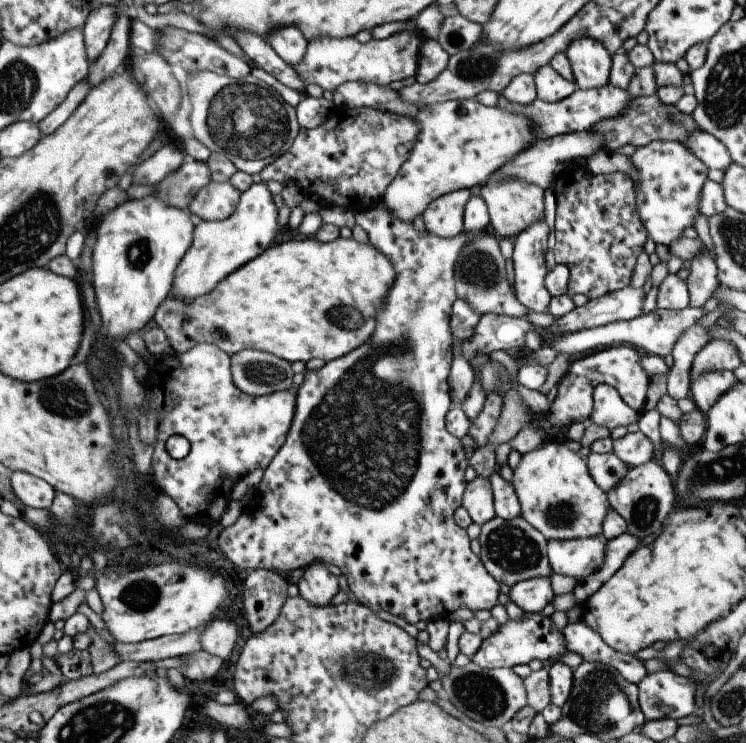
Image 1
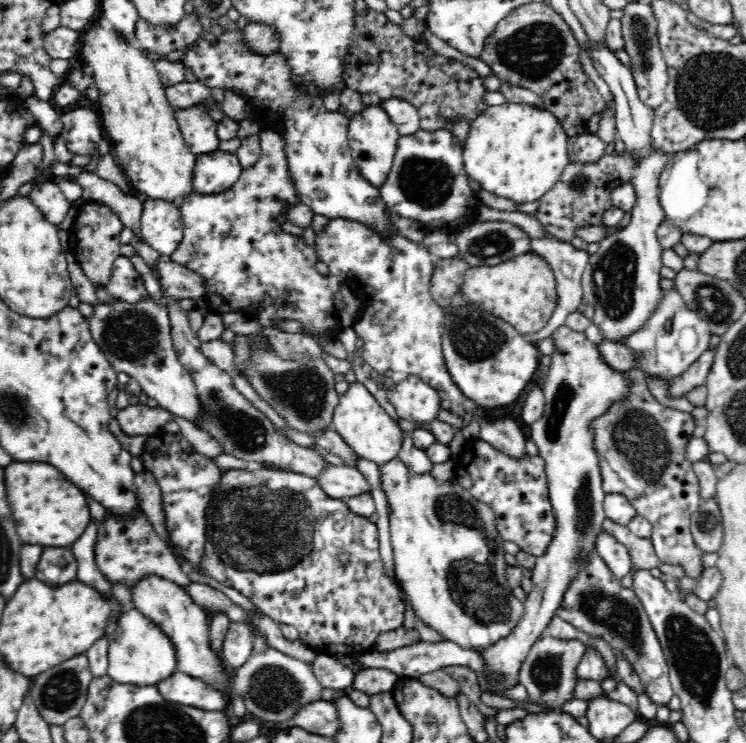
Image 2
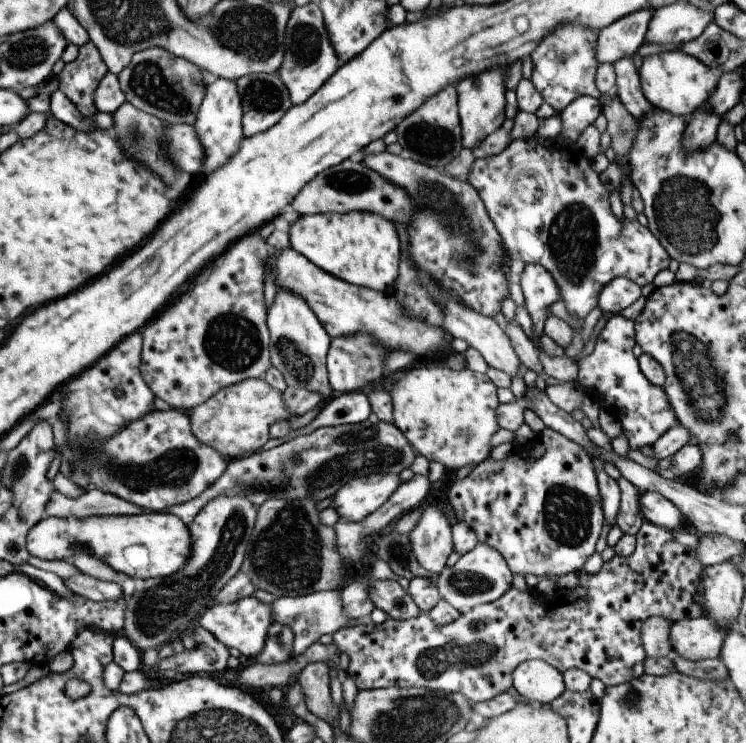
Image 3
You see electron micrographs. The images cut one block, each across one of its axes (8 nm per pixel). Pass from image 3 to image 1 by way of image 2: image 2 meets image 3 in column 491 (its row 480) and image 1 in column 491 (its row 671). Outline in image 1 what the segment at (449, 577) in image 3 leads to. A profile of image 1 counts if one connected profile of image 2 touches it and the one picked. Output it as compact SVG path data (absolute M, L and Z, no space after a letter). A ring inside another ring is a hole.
M477 476L475 480L468 482L461 506L468 512L473 523L480 527L497 517L488 478Z

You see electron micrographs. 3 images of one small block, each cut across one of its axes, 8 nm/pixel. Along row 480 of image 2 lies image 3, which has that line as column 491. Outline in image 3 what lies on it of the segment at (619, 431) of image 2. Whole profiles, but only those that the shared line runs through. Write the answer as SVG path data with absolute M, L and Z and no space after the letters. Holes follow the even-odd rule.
M644 521L638 534L637 545L634 552L630 556L621 557L614 555L614 557L604 562L602 568L595 576L590 576L585 573L584 569L578 571L580 574L580 583L574 589L574 592L568 592L566 596L562 596L562 602L554 602L554 598L548 600L548 596L536 596L534 593L538 591L526 590L520 592L516 587L510 587L498 600L491 603L475 606L467 613L461 614L453 623L444 626L438 626L427 613L420 612L420 614L409 619L386 619L382 624L375 625L374 623L360 625L357 627L342 627L333 634L333 643L337 646L340 652L348 655L349 664L346 670L348 676L354 681L357 689L363 691L366 689L379 689L382 687L424 687L433 691L442 691L444 693L462 693L472 704L479 703L493 699L499 694L505 693L510 686L513 686L513 672L521 662L526 662L530 659L540 659L557 668L561 673L564 671L577 669L586 671L593 679L598 679L604 682L607 687L611 687L620 683L630 682L634 678L640 678L645 673L644 661L646 656L645 650L641 645L641 628L643 622L650 617L664 617L669 621L681 621L687 618L702 617L705 613L705 608L701 606L701 599L697 598L697 590L701 588L701 574L705 566L701 566L694 559L694 550L700 540L692 529L682 528L676 531L669 531L668 529L656 526L651 522Z

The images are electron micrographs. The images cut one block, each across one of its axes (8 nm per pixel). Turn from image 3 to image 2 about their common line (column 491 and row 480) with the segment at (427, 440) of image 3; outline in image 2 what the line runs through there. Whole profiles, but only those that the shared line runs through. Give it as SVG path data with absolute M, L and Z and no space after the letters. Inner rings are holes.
M399 457L393 459L380 466L380 484L389 507L389 532L393 548L395 574L401 580L401 586L411 600L415 616L440 632L442 638L448 639L464 649L479 652L480 649L491 647L501 638L507 637L524 614L524 605L518 598L514 597L513 588L509 586L506 578L508 564L504 559L504 554L506 554L504 551L505 540L498 534L494 509L485 502L480 502L474 498L460 483L452 483L449 480L440 482L431 473L416 474L408 469Z

